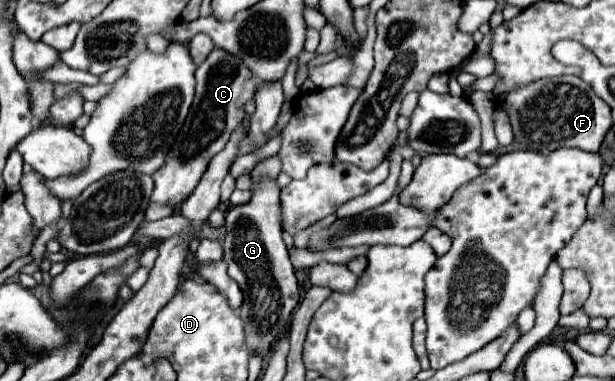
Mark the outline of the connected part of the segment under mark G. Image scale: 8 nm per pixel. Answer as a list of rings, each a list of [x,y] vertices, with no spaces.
[[[262,178],[254,188],[250,202],[228,210],[226,238],[222,242],[228,274],[240,284],[244,292],[244,304],[240,308],[240,316],[244,320],[248,348],[250,352],[260,352],[260,354],[266,348],[270,348],[278,336],[282,336],[300,296],[294,268],[288,260],[288,250],[282,240],[278,196],[280,196],[280,188],[276,180]]]

